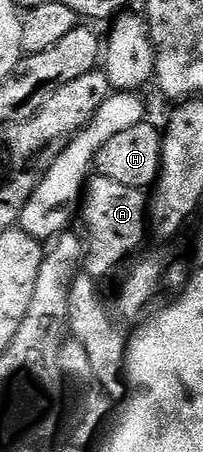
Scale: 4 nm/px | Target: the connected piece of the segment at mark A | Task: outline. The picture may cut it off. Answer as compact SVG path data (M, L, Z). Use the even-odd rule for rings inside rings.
M101 174L89 177L82 195L83 273L94 279L103 280L107 274L114 273L143 244L144 237L147 239L150 234L148 200L149 195L138 188L117 184L115 180L106 180L106 176Z

